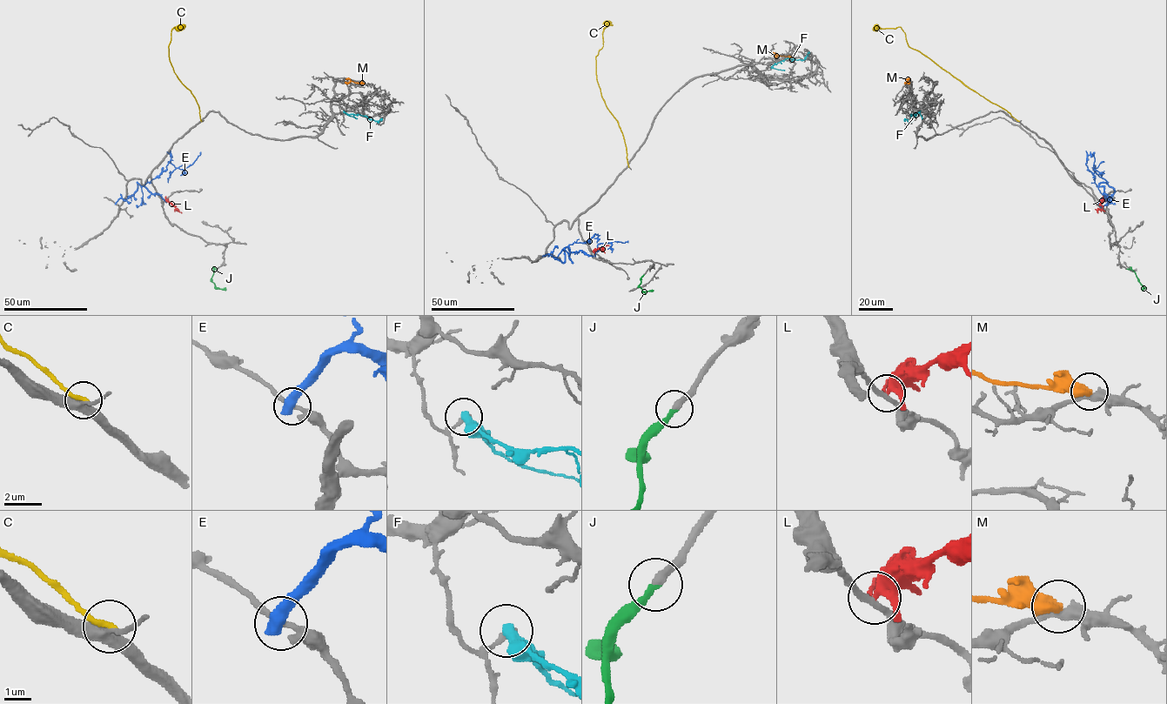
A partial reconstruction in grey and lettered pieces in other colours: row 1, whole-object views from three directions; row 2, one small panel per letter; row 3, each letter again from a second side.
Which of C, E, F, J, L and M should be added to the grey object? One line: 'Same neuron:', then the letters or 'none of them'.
Same neuron: J

